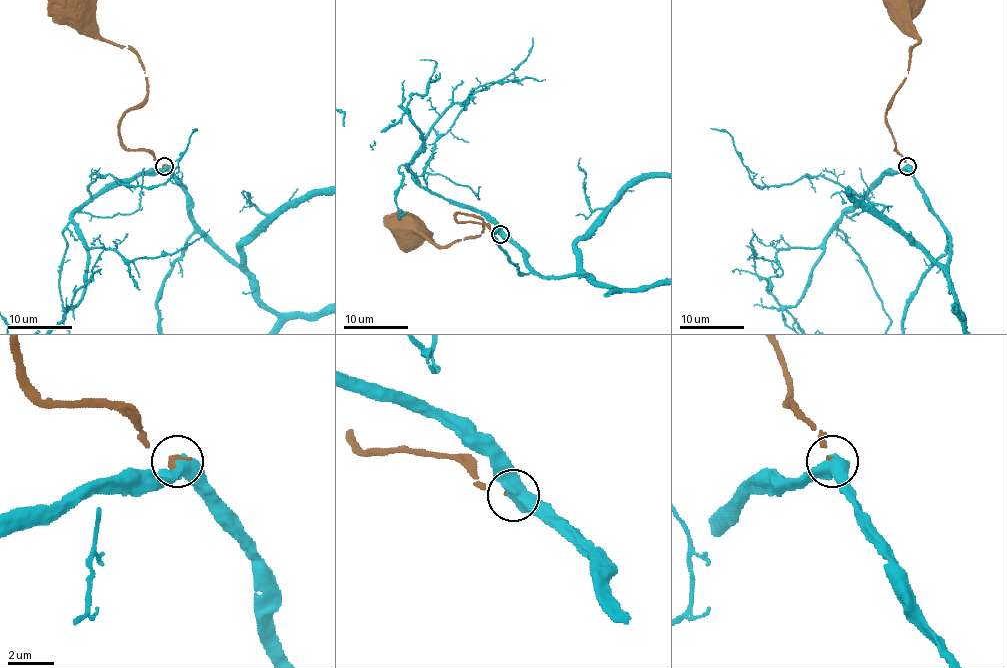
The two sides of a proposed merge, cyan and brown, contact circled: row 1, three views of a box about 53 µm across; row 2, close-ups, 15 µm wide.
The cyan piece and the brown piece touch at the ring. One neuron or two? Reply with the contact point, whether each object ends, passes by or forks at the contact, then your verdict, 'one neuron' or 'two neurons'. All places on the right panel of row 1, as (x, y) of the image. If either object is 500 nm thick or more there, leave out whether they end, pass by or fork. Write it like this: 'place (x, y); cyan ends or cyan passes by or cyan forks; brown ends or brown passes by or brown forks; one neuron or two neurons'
place (907, 166); one neuron

